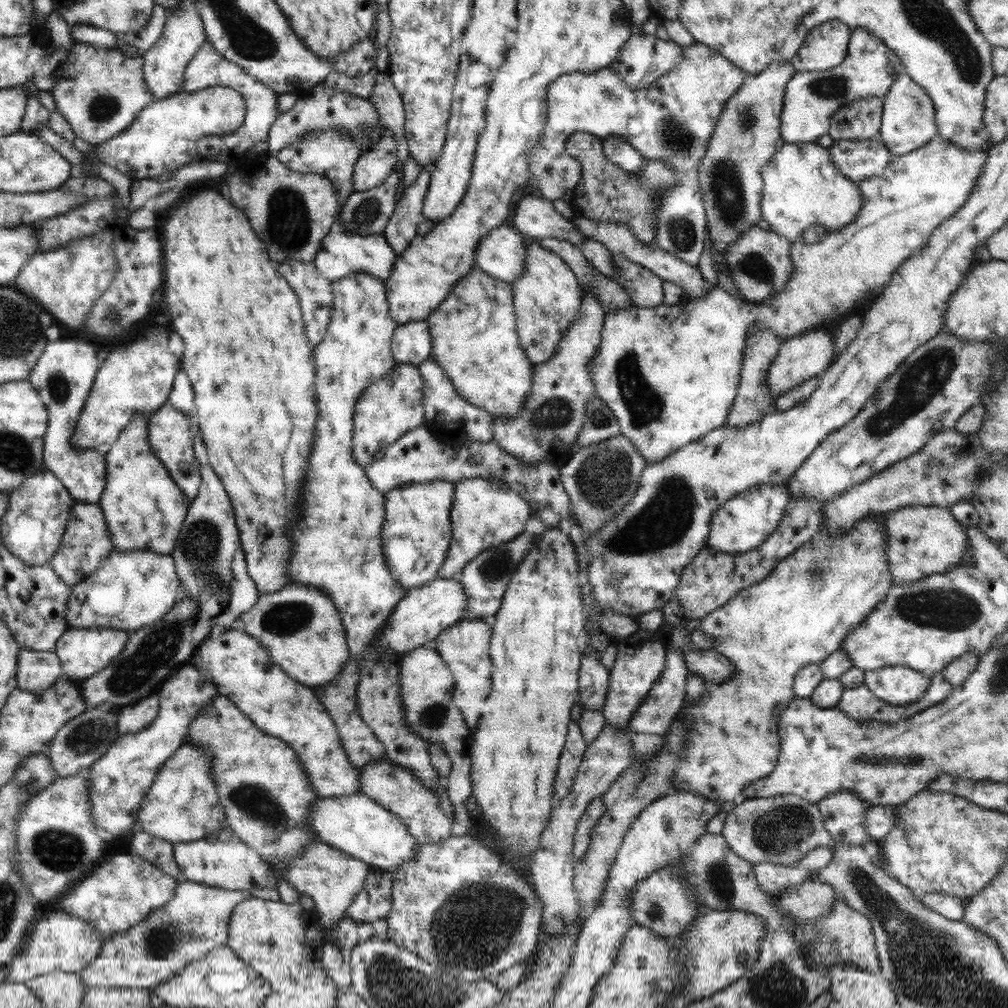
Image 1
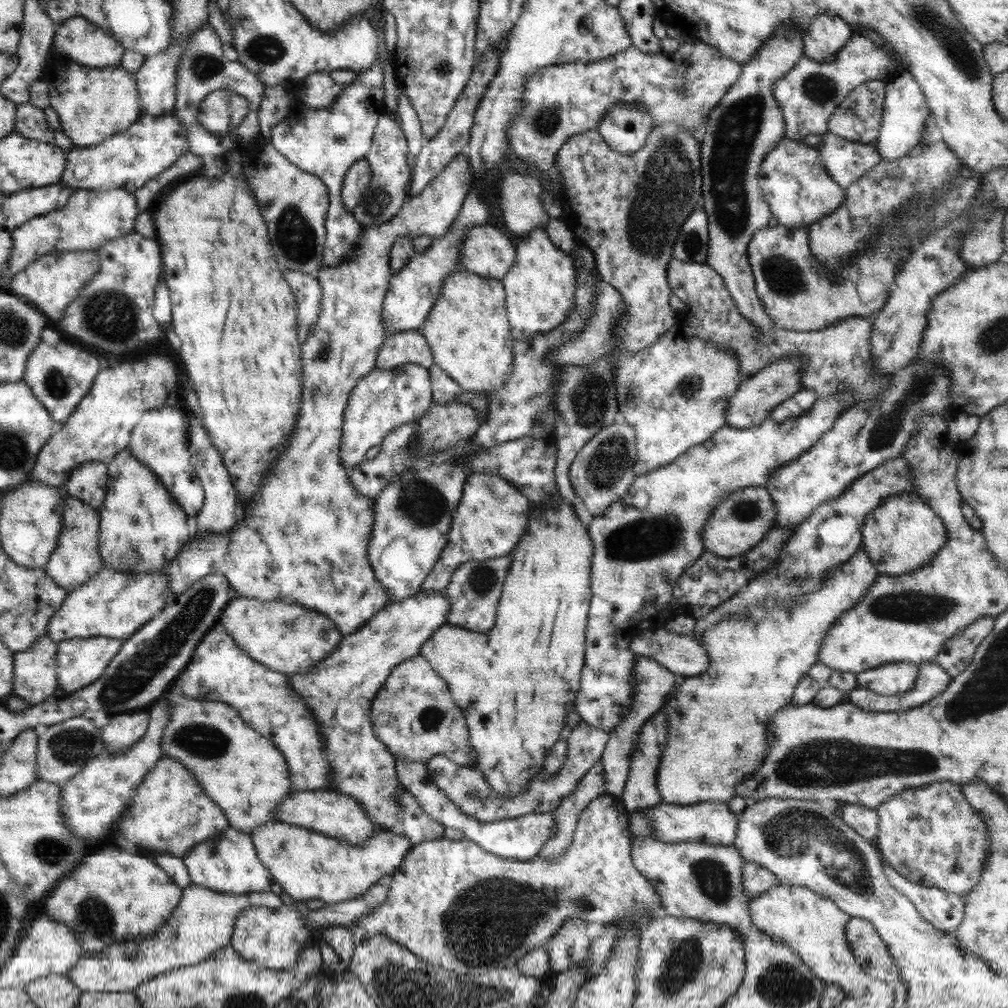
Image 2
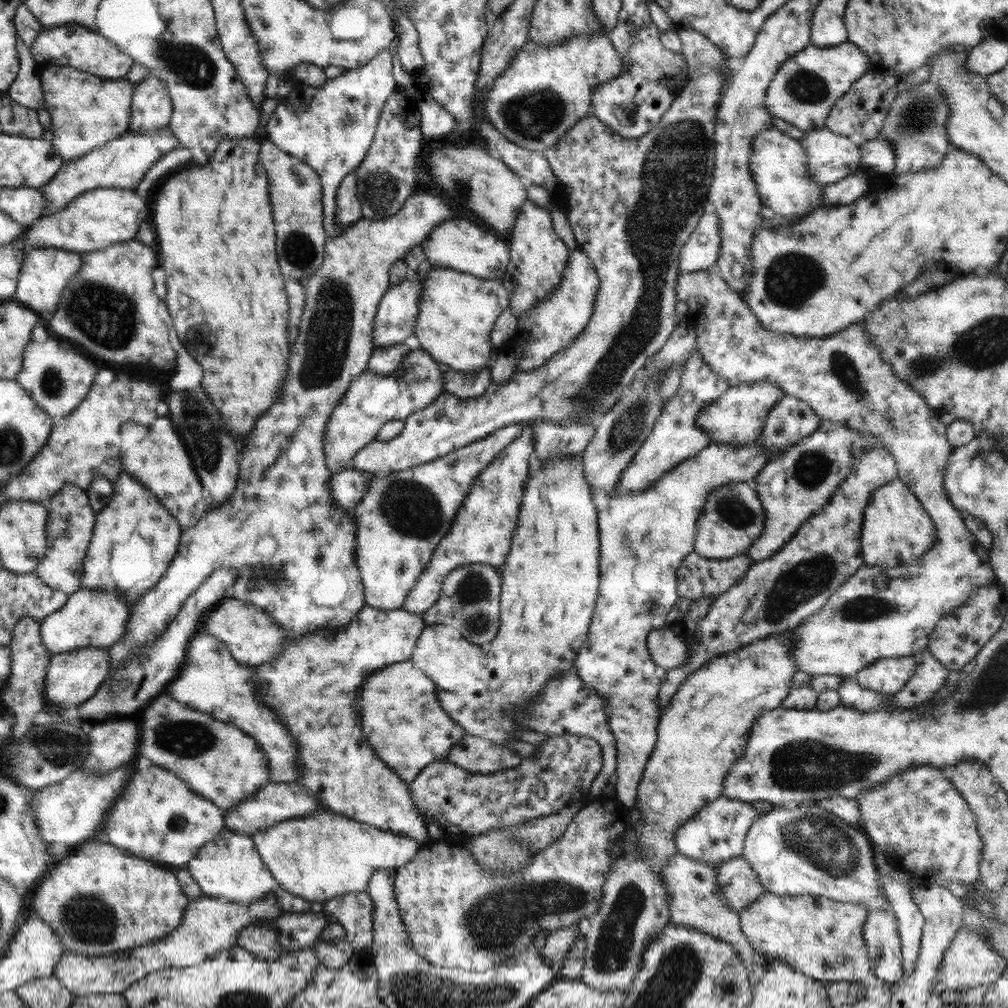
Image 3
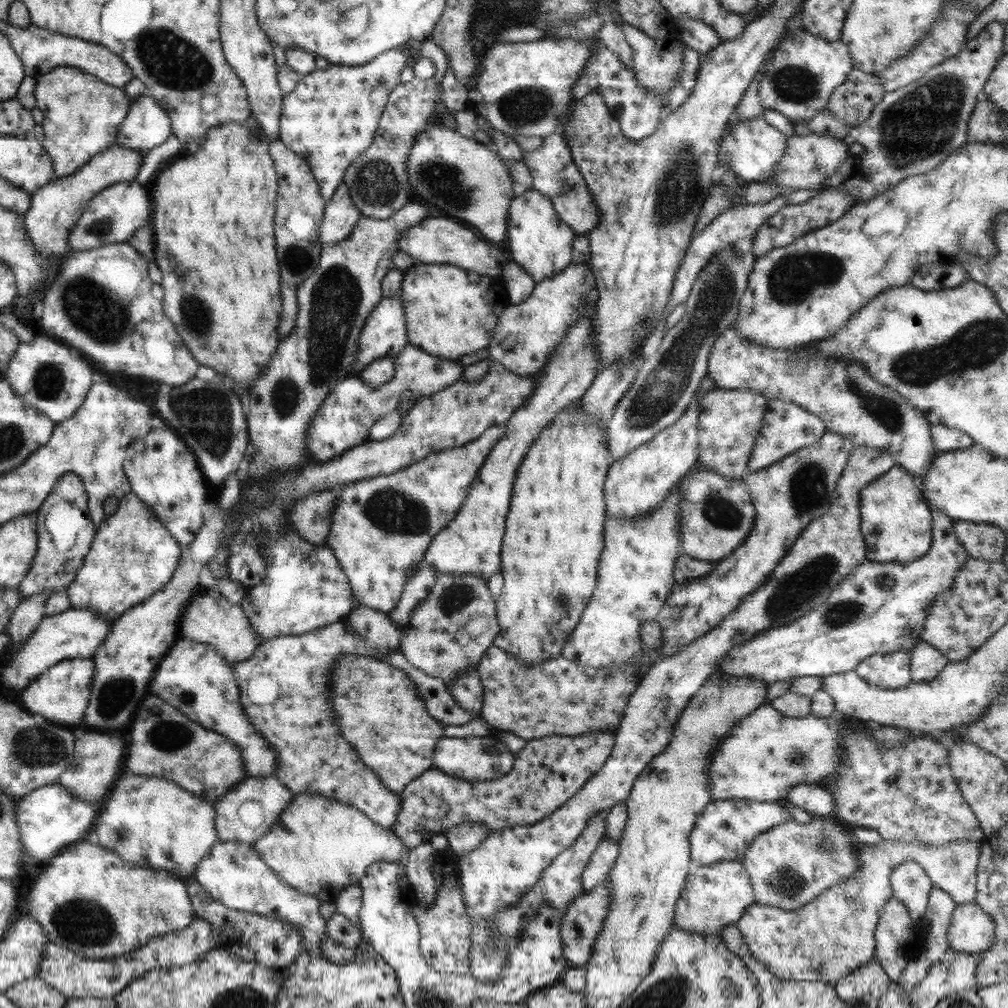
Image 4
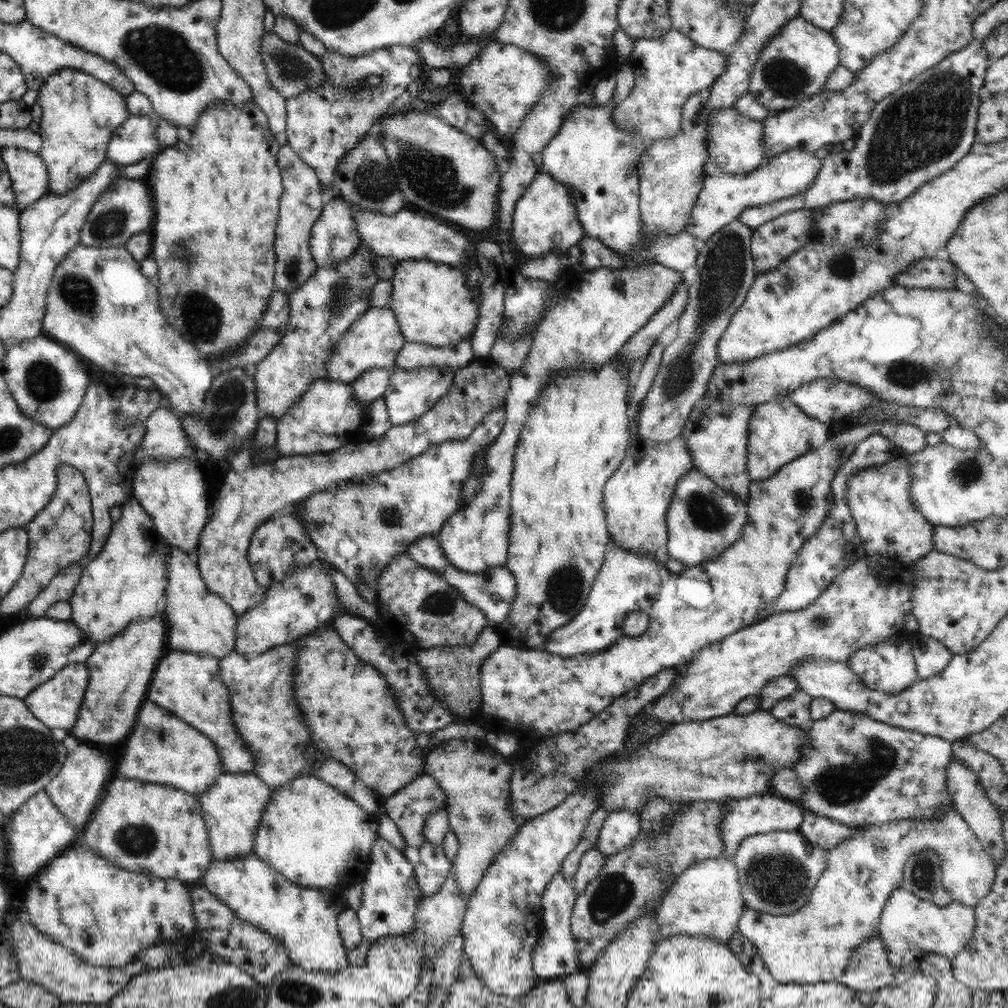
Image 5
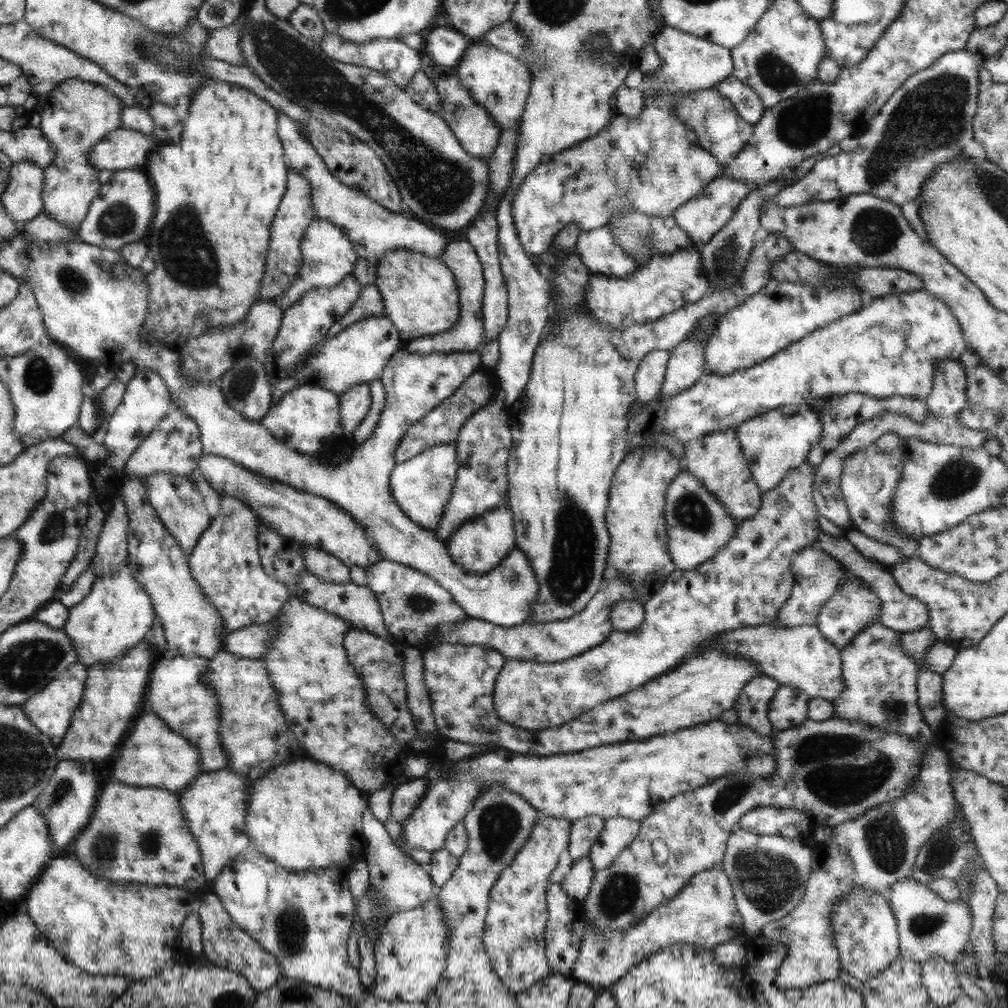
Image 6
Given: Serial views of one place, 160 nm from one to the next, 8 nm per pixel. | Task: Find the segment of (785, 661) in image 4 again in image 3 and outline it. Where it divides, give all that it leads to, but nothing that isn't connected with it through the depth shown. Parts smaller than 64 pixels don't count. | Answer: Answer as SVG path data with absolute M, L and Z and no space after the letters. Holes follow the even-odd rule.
M678 271L678 275L675 279L674 289L676 292L676 299L687 305L687 317L685 321L693 323L695 327L695 348L702 356L703 362L709 366L709 370L713 374L717 374L721 380L725 380L728 386L735 386L736 384L751 384L753 382L767 382L774 384L777 388L780 388L785 395L789 395L804 403L820 418L820 420L828 420L837 424L847 425L849 428L855 429L857 434L861 436L869 436L873 440L873 444L876 447L887 450L889 454L894 458L894 468L897 478L907 487L909 492L913 493L913 496L921 503L923 510L929 515L931 522L934 524L936 532L935 542L931 545L930 549L922 554L915 562L899 565L893 568L887 568L886 566L867 566L865 564L859 566L857 570L849 578L847 578L841 585L839 585L835 592L832 592L826 600L826 603L817 611L803 619L796 628L791 629L792 632L792 659L796 664L796 670L806 672L813 675L835 675L842 678L852 678L858 670L864 669L868 664L874 662L877 659L887 659L892 657L912 657L916 652L926 650L926 644L930 632L933 630L935 624L944 615L949 614L954 608L961 606L968 596L980 585L991 585L994 577L988 561L988 553L979 544L978 540L965 528L963 519L960 512L951 504L946 492L943 488L943 475L946 467L948 456L951 454L952 447L947 444L945 440L946 425L944 425L931 409L926 406L922 396L919 396L918 392L910 389L907 383L897 380L891 374L891 368L889 364L885 362L882 354L878 348L875 348L869 340L869 336L865 334L865 328L861 322L851 324L847 328L831 336L825 338L809 338L801 336L789 336L789 334L777 334L777 332L767 332L759 326L757 318L752 316L747 308L746 302L741 300L741 297L733 289L727 286L727 283L715 273L711 271L695 271L695 272L681 272Z

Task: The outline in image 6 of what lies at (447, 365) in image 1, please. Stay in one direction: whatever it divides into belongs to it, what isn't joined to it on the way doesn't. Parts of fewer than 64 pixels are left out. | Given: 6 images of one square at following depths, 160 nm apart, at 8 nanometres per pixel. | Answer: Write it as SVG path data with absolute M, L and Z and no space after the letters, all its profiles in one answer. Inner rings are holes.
M394 248L377 261L376 279L373 284L381 295L382 314L393 324L399 339L404 343L426 336L439 335L439 333L449 331L457 323L459 317L458 290L454 276L438 258L431 258L417 251Z

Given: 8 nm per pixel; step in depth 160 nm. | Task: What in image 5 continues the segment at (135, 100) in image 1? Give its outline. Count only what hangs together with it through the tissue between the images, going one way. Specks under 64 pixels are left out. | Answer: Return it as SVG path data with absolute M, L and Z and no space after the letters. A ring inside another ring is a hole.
M77 69L55 71L52 75L47 76L36 94L37 106L41 108L37 134L39 134L42 143L38 155L42 158L47 171L48 192L58 195L75 188L79 181L86 179L99 164L106 160L107 143L113 138L115 128L129 114L124 103L124 96L94 76L89 76Z

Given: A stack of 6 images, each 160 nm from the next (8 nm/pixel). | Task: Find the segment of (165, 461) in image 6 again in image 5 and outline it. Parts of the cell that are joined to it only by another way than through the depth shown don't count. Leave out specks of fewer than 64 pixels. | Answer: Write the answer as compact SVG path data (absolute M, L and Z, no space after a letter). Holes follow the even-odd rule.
M160 404L151 410L142 425L143 441L135 451L133 466L157 457L170 461L187 459L197 464L195 448L183 433L177 413Z

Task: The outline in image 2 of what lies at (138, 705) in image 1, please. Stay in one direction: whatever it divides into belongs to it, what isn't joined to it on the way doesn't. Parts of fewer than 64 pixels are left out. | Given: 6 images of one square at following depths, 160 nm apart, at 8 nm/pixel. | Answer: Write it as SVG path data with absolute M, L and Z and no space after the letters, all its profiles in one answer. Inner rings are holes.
M147 709L129 711L113 715L107 725L99 728L102 738L103 750L123 752L128 749L147 728L149 715Z

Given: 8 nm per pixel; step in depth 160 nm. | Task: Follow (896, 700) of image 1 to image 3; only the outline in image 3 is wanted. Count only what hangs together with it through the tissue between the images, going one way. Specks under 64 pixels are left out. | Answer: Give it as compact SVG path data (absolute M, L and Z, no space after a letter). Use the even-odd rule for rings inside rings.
M912 657L877 659L858 670L852 679L861 688L892 695L909 680L915 665Z

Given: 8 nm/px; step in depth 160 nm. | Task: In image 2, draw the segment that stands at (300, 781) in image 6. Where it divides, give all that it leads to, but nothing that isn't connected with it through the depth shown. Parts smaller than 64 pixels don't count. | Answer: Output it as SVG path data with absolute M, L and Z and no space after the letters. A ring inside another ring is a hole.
M281 822L267 823L255 827L249 832L249 840L253 844L257 858L267 869L281 890L288 894L293 901L306 901L316 898L324 904L338 903L362 895L373 883L382 880L385 884L391 880L391 874L399 866L403 856L409 852L411 843L398 830L377 830L371 838L361 845L349 845L343 840L337 840L324 834L319 834L310 828L290 826Z

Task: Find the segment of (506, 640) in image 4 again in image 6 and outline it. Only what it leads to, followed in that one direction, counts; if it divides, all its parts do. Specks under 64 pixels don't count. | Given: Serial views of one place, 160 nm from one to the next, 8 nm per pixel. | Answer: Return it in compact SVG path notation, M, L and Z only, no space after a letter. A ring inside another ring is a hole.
M767 233L750 250L736 286L713 290L697 302L683 304L674 312L649 323L615 329L599 325L585 309L584 288L592 273L580 262L576 253L560 252L552 246L548 248L547 252L552 256L549 263L551 277L548 279L553 300L551 329L543 334L540 344L535 347L527 384L509 406L509 418L506 420L511 434L510 455L506 460L506 479L509 484L506 499L512 512L514 546L519 546L524 552L537 579L535 583L538 584L538 595L530 604L530 622L547 623L569 618L580 611L598 591L609 544L604 517L608 488L615 468L626 454L626 422L630 406L636 400L634 375L641 358L650 350L667 351L681 343L699 318L707 314L722 315L731 308L737 308L745 297L767 284L770 266L793 250L793 245L784 236Z

